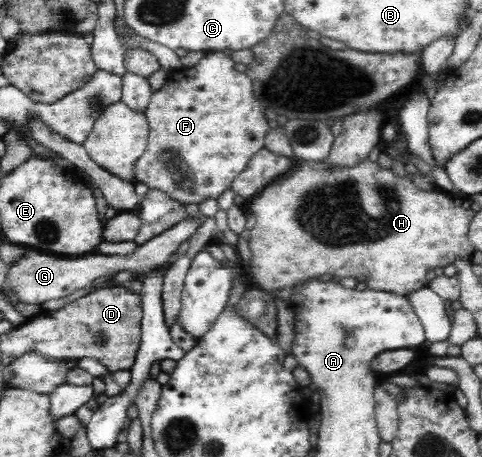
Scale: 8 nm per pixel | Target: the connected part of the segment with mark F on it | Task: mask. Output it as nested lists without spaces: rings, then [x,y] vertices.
[[[213,51],[205,53],[204,57],[193,67],[181,68],[180,70],[172,70],[164,83],[157,91],[152,92],[150,102],[145,110],[144,115],[148,119],[149,136],[148,144],[145,153],[134,164],[134,184],[137,183],[147,185],[149,189],[159,190],[167,194],[173,200],[181,202],[183,205],[197,204],[204,202],[207,199],[217,199],[220,194],[226,190],[230,190],[233,180],[245,171],[249,160],[259,150],[264,148],[265,136],[270,130],[268,119],[265,117],[265,108],[256,99],[252,89],[252,79],[247,74],[239,72],[235,69],[235,62],[230,57],[227,57],[223,51]]]

